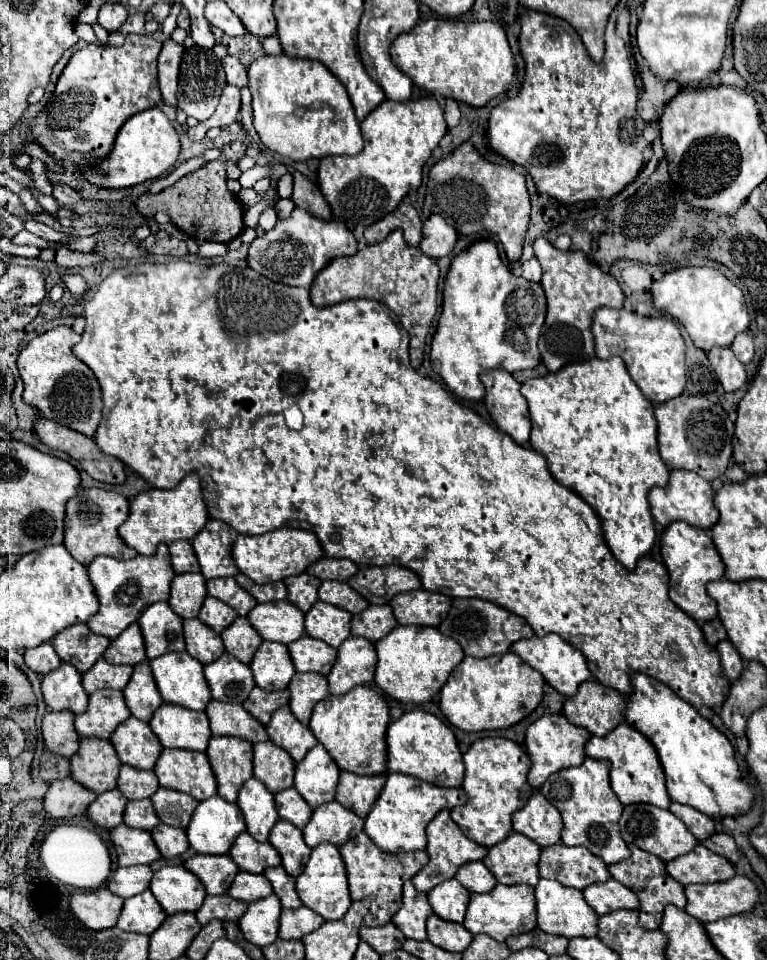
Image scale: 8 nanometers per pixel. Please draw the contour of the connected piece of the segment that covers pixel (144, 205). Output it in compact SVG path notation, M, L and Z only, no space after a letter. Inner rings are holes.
M234 140L220 148L220 158L204 164L200 170L180 178L174 186L162 190L160 194L142 194L136 202L136 208L142 216L152 216L158 210L164 210L170 216L170 222L182 230L186 236L196 240L210 240L210 242L222 242L228 244L236 236L244 232L244 212L242 202L236 194L232 194L226 186L226 162L238 162L246 154L246 144L240 140Z

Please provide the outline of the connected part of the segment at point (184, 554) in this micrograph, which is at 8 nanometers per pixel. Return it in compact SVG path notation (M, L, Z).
M178 540L168 544L170 550L170 562L174 568L174 574L184 574L184 572L198 572L200 566L196 562L196 554L192 550L192 544L188 540Z

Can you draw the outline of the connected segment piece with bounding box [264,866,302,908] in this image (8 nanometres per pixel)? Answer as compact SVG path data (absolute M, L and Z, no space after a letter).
M282 866L264 870L264 876L270 880L270 884L274 888L274 894L280 898L284 908L300 908L302 906L302 902L296 894L296 888L294 888L294 878L288 876Z

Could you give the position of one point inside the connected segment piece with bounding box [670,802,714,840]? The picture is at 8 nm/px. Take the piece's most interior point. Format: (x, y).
(700, 825)

